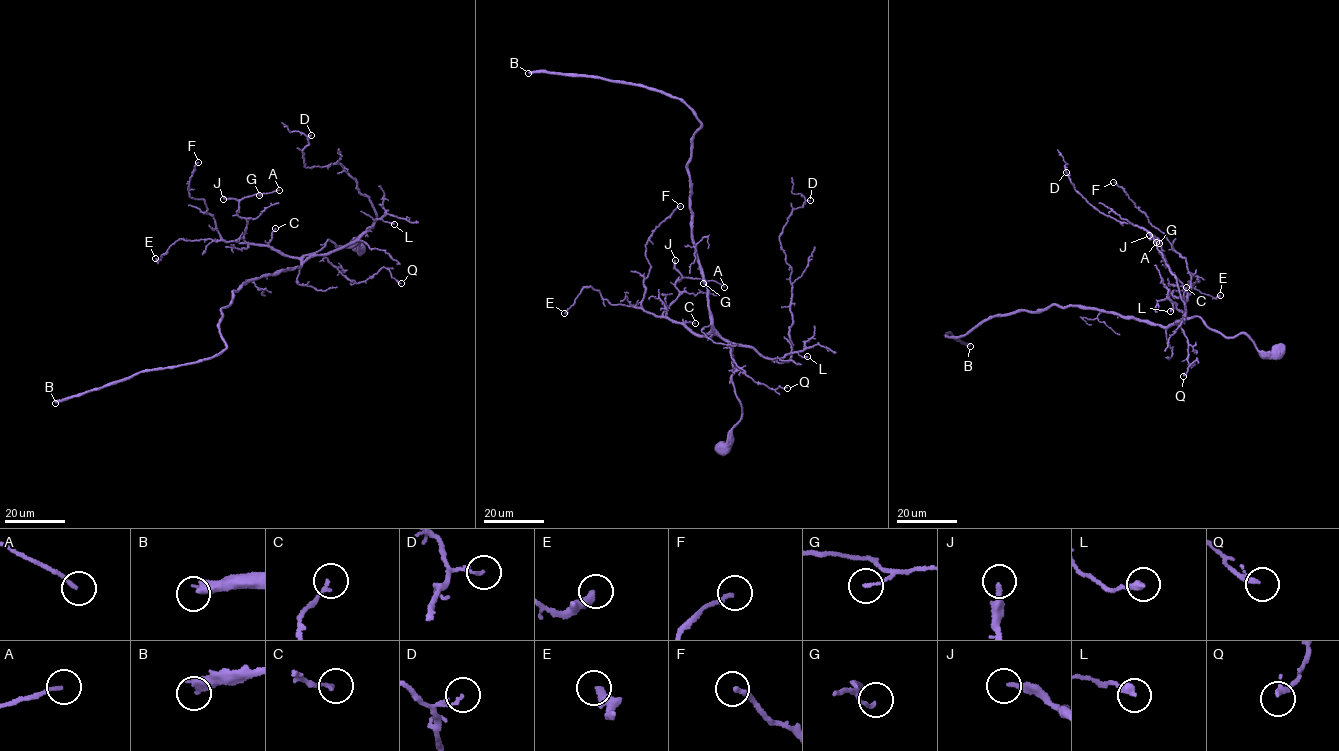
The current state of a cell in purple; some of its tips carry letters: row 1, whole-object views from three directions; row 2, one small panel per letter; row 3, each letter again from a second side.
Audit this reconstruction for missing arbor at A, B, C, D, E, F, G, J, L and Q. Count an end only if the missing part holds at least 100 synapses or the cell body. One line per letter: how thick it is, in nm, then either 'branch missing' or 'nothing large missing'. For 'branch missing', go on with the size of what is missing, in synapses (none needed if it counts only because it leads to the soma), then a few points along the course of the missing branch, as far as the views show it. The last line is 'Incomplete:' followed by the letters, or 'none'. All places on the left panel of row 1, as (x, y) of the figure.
A: 150 nm thick; nothing large missing
B: 440 nm thick; branch missing; about 1000 synapses
C: 140 nm thick; nothing large missing
D: 110 nm thick; nothing large missing
E: 380 nm thick; nothing large missing
F: 180 nm thick; nothing large missing
G: 120 nm thick; nothing large missing
J: 240 nm thick; nothing large missing
L: 280 nm thick; nothing large missing
Q: 200 nm thick; nothing large missing
Incomplete: B

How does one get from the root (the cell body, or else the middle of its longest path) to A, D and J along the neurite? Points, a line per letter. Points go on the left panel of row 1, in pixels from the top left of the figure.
A: (356, 247), (361, 254), (359, 236), (347, 247), (329, 239), (294, 257), (245, 241), (238, 202), (279, 190)
D: (356, 247), (315, 253), (376, 216), (341, 164), (304, 166), (311, 135)
J: (356, 247), (359, 236), (284, 256), (245, 241), (238, 201), (223, 199)

